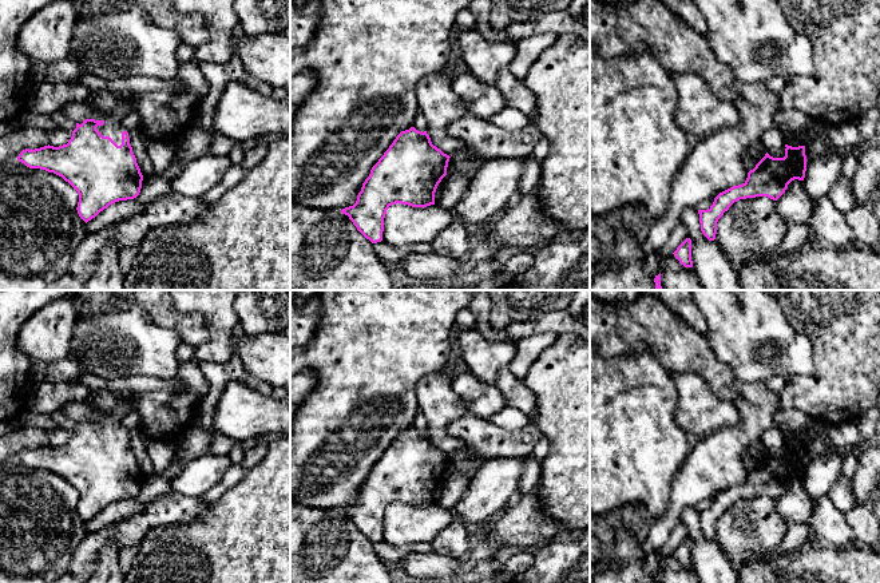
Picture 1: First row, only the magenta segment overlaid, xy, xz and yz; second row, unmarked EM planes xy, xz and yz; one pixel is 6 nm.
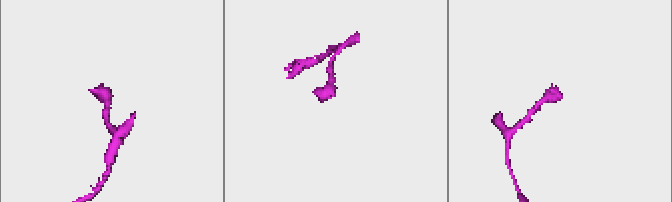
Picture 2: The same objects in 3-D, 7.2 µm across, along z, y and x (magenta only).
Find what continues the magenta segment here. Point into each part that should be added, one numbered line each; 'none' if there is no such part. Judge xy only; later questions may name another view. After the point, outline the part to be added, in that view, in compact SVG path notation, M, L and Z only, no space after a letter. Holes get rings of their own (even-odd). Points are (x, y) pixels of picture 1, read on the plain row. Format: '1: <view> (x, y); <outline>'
1: xy (113, 427); M119 390L118 392L127 401L108 412L100 412L98 408L92 406L96 412L102 415L103 425L98 425L96 429L103 436L110 436L118 445L122 444L122 432L127 431L126 427L122 425L122 419L126 413L132 411L131 398L136 394L131 390Z

